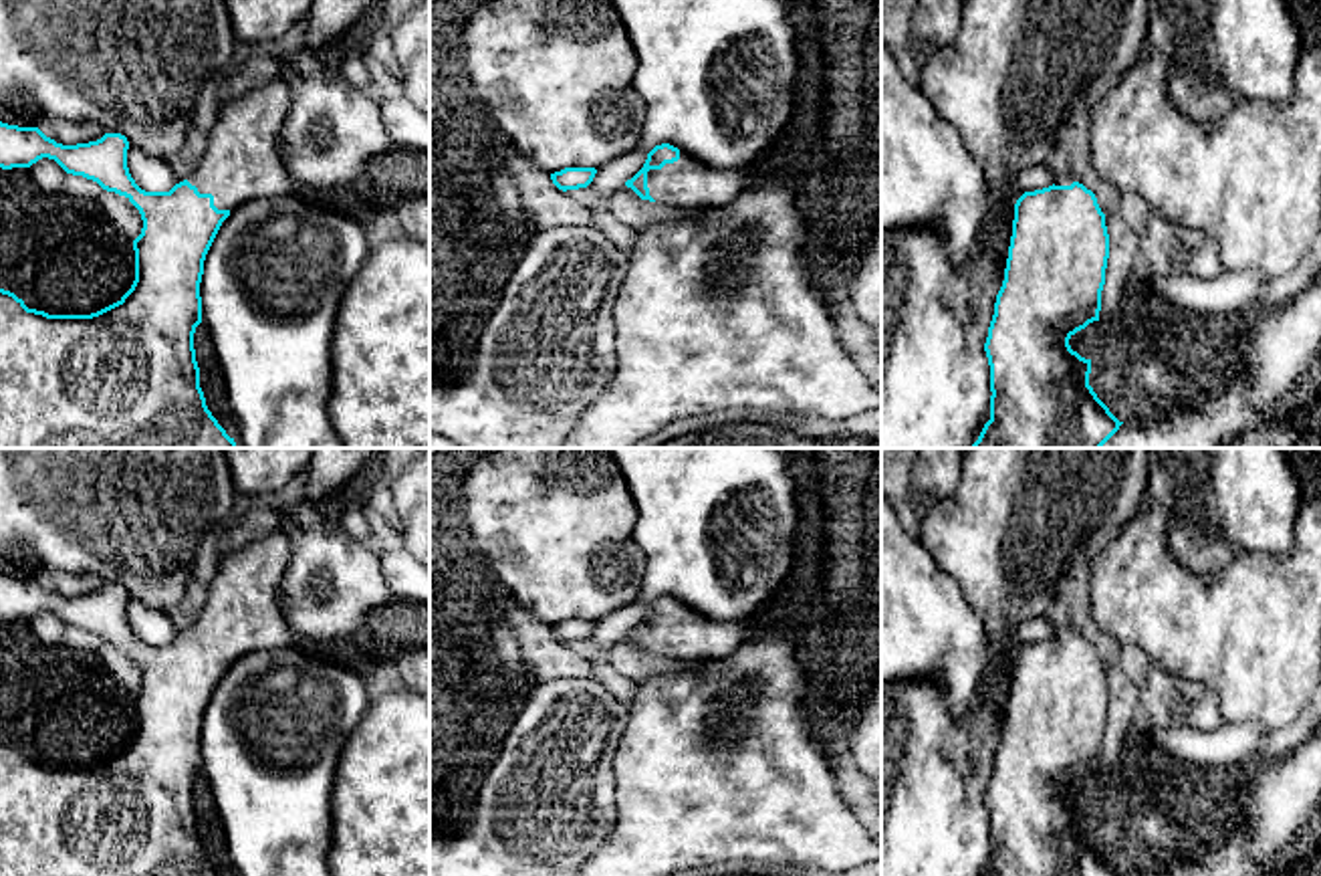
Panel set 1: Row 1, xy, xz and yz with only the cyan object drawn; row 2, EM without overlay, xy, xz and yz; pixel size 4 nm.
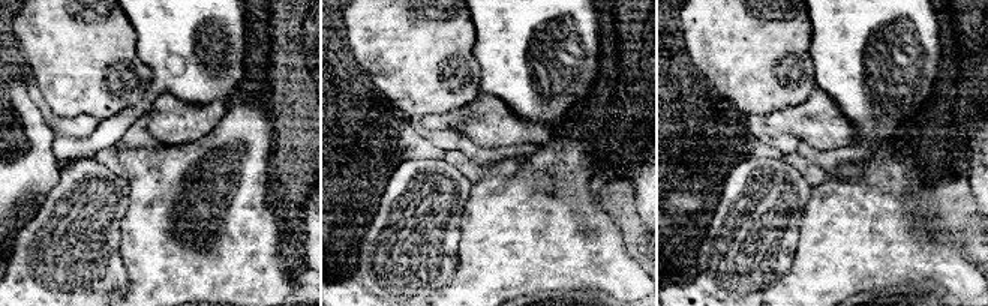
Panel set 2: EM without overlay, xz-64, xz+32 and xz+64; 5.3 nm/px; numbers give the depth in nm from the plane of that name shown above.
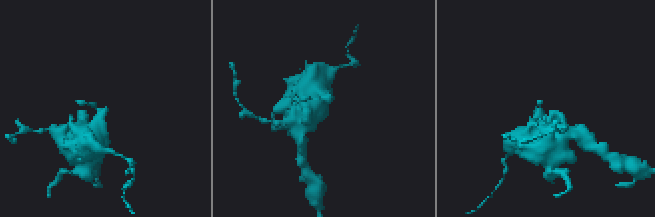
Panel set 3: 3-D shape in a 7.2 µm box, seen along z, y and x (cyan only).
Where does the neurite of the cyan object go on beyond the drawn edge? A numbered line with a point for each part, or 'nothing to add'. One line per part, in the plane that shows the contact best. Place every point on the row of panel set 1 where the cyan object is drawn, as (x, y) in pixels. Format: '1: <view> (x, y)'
1: xz (686, 182)

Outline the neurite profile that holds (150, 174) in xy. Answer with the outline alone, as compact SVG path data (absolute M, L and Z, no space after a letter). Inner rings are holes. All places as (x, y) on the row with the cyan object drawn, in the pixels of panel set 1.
M129 147L127 168L135 184L145 192L169 192L175 186L167 161L149 157L145 151Z

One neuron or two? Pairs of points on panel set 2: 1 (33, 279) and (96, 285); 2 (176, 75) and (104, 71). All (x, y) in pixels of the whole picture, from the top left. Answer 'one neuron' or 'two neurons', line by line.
1: one neuron
2: two neurons

